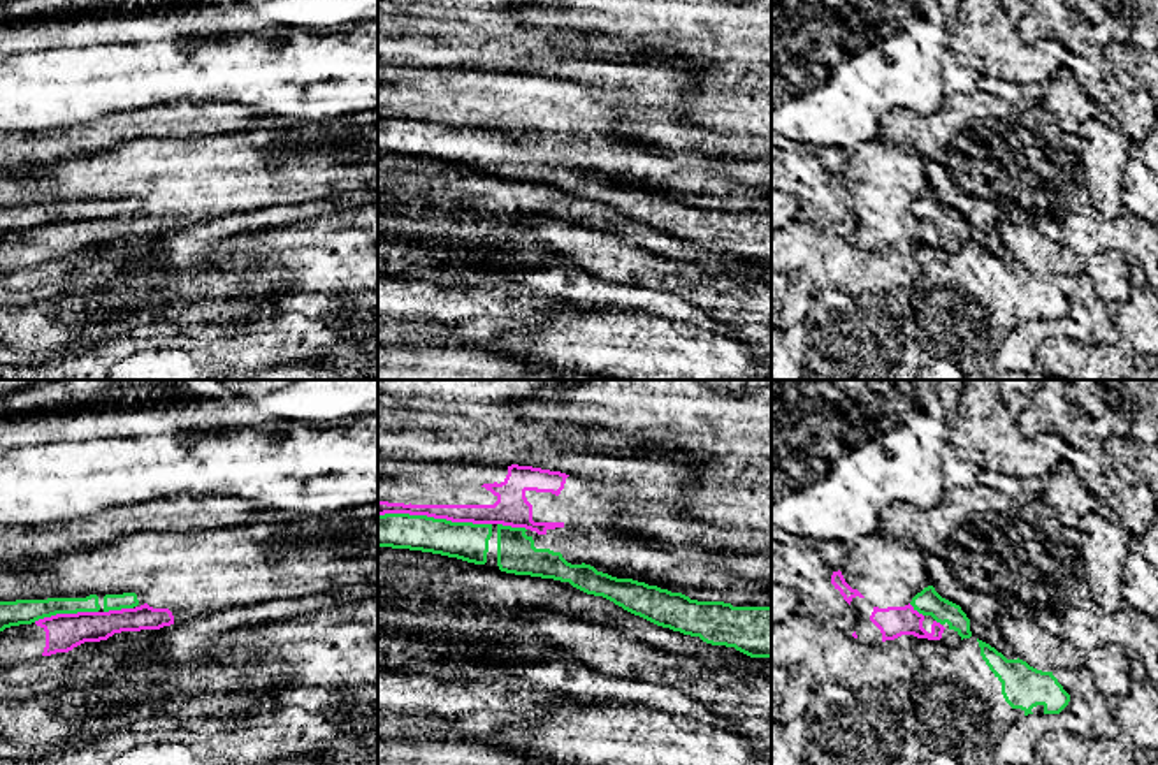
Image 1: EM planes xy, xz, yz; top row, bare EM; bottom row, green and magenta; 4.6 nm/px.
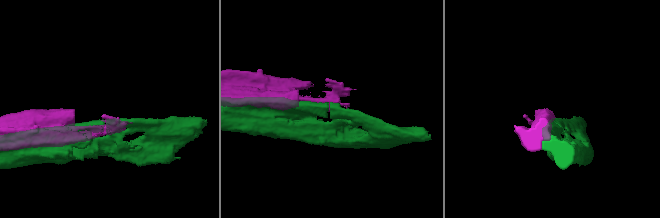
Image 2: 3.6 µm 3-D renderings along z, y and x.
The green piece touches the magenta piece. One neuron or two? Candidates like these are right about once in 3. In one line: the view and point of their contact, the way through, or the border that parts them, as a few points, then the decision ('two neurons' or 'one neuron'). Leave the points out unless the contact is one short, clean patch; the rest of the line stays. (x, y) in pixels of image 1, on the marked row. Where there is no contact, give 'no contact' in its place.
xz (433, 517) | two neurons

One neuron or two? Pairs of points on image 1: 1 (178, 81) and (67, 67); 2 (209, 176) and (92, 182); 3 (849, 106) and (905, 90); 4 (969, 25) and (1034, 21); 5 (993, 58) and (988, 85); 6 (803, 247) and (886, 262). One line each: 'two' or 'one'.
1: one
2: one
3: one
4: two
5: two
6: one

